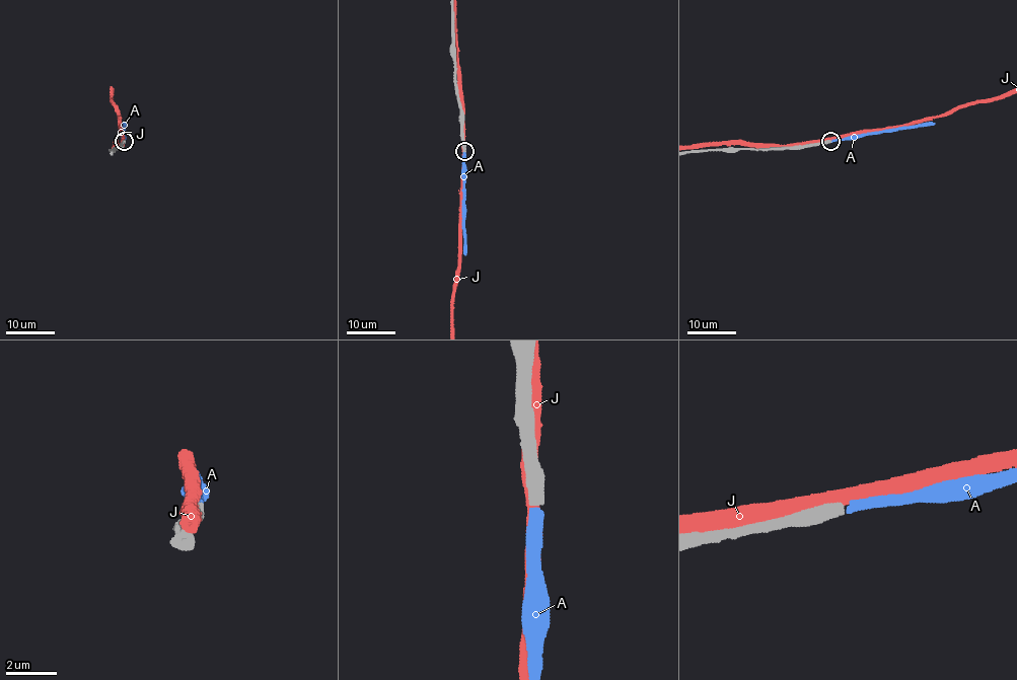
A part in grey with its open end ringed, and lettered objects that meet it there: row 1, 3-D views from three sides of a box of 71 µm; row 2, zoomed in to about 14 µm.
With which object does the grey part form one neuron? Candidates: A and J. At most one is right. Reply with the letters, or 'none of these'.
A

